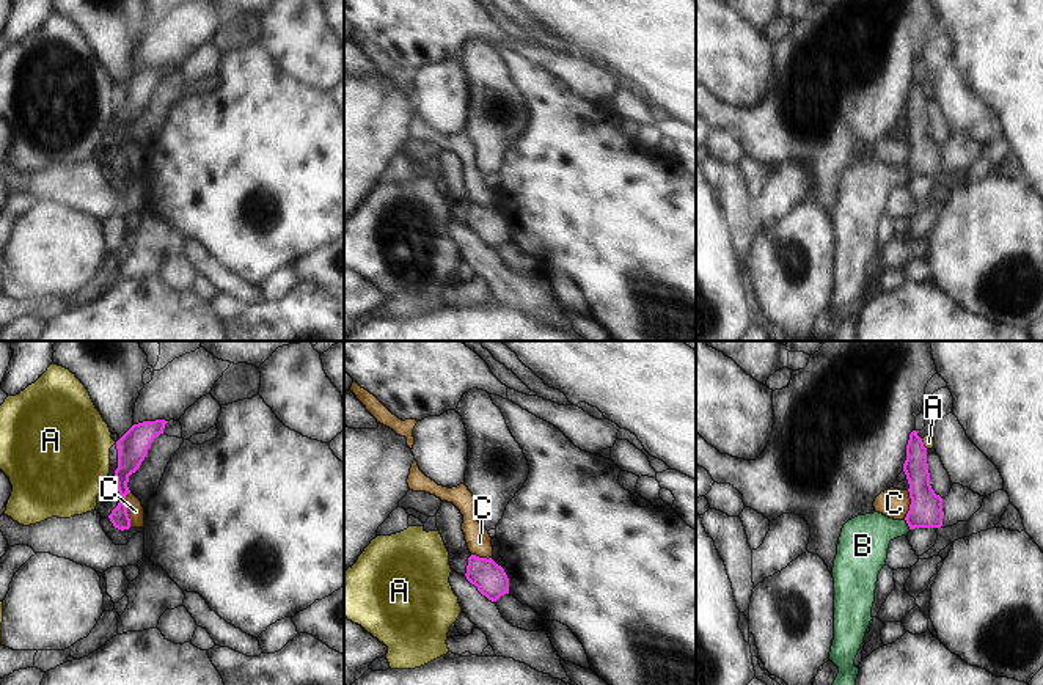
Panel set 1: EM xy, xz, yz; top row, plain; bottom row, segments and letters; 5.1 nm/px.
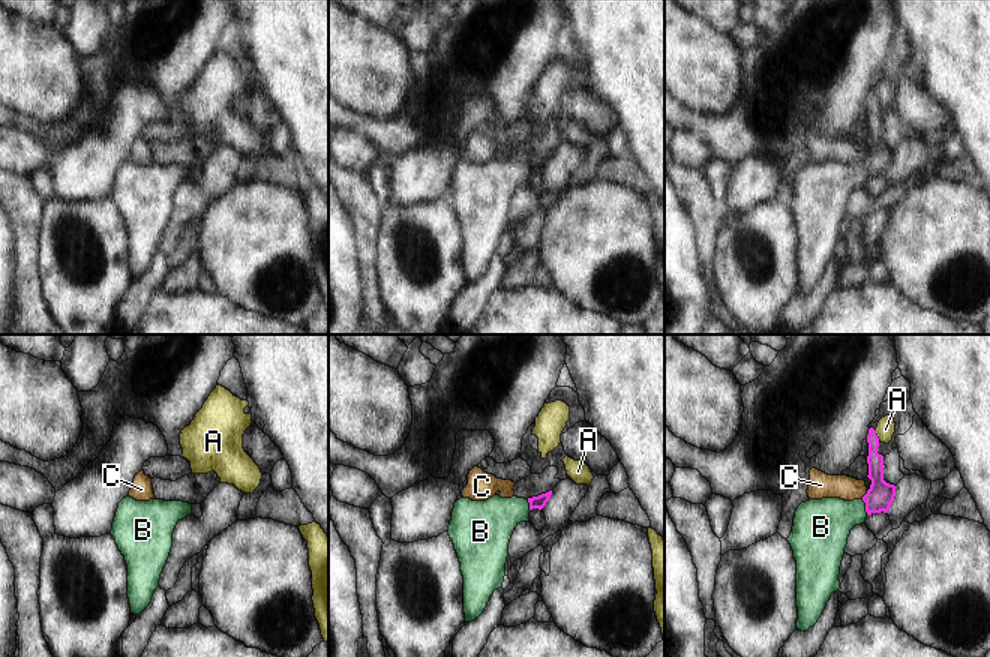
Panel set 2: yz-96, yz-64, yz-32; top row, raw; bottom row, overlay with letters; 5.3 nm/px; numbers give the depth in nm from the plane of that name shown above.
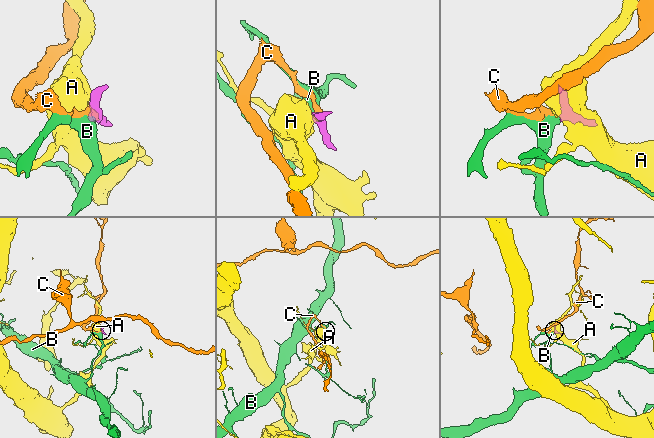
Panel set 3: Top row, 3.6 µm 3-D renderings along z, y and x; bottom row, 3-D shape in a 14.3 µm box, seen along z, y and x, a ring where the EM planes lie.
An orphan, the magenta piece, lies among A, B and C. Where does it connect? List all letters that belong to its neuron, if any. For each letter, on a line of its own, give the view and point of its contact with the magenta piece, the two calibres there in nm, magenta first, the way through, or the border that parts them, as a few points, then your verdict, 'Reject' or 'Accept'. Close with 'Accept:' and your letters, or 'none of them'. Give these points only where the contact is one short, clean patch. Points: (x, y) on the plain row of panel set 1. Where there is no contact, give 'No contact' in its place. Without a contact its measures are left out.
A: Touches magenta at yz (922, 91). Thickness 130 nm (magenta) against 60 nm. Boundary: yz (921, 87), (927, 96). Reject
B: Touches magenta at yz (908, 173). Thickness 180 nm (magenta) against 260 nm. Path across: yz (925, 159), (908, 173), (877, 178), (864, 189). Accept
C: Touches magenta at xy (126, 157). Thickness 120 nm (magenta) against 90 nm. Boundary: xy (128, 140), (124, 154), (131, 175). Reject
Accept: B

